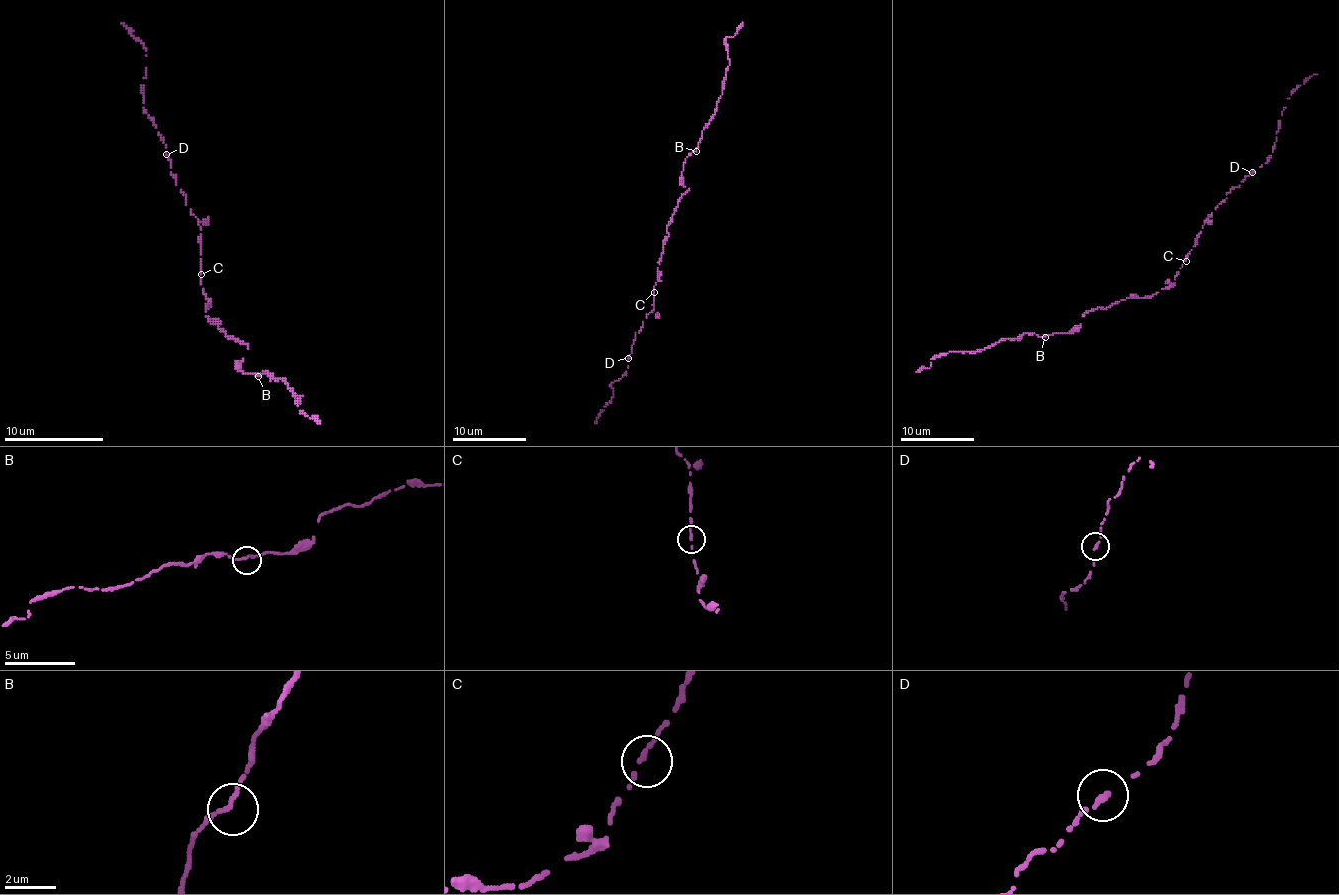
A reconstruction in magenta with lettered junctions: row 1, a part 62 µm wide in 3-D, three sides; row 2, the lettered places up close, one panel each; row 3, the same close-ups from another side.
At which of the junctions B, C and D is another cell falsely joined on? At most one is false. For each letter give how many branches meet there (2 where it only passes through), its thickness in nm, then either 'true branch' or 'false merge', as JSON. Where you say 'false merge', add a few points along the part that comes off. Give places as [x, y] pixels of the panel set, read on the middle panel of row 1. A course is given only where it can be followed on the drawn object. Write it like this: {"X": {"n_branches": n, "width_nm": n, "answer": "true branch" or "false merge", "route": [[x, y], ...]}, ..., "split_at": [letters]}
{"B": {"n_branches": 2, "width_nm": 180, "answer": "true branch"}, "C": {"n_branches": 2, "width_nm": 180, "answer": "true branch"}, "D": {"n_branches": 2, "width_nm": 160, "answer": "true branch"}, "split_at": []}

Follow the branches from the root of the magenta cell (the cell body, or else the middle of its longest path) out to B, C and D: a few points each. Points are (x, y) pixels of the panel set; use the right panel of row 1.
B: (1165, 287), (1147, 298), (1130, 296), (1104, 309), (1092, 309), (1082, 316), (1079, 327), (1045, 337)
C: (1165, 287), (1175, 283), (1175, 276), (1186, 261)
D: (1165, 287), (1175, 283), (1175, 276), (1195, 244), (1204, 220), (1226, 194), (1252, 172)

